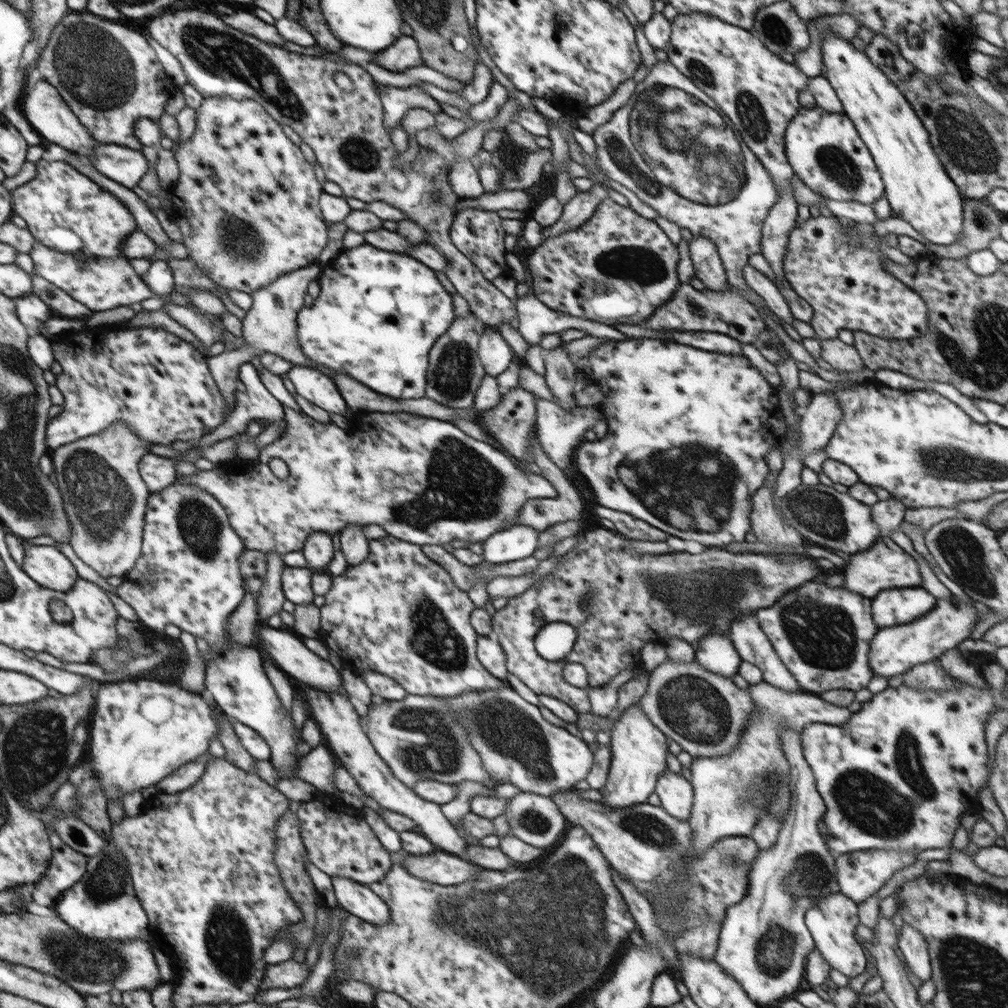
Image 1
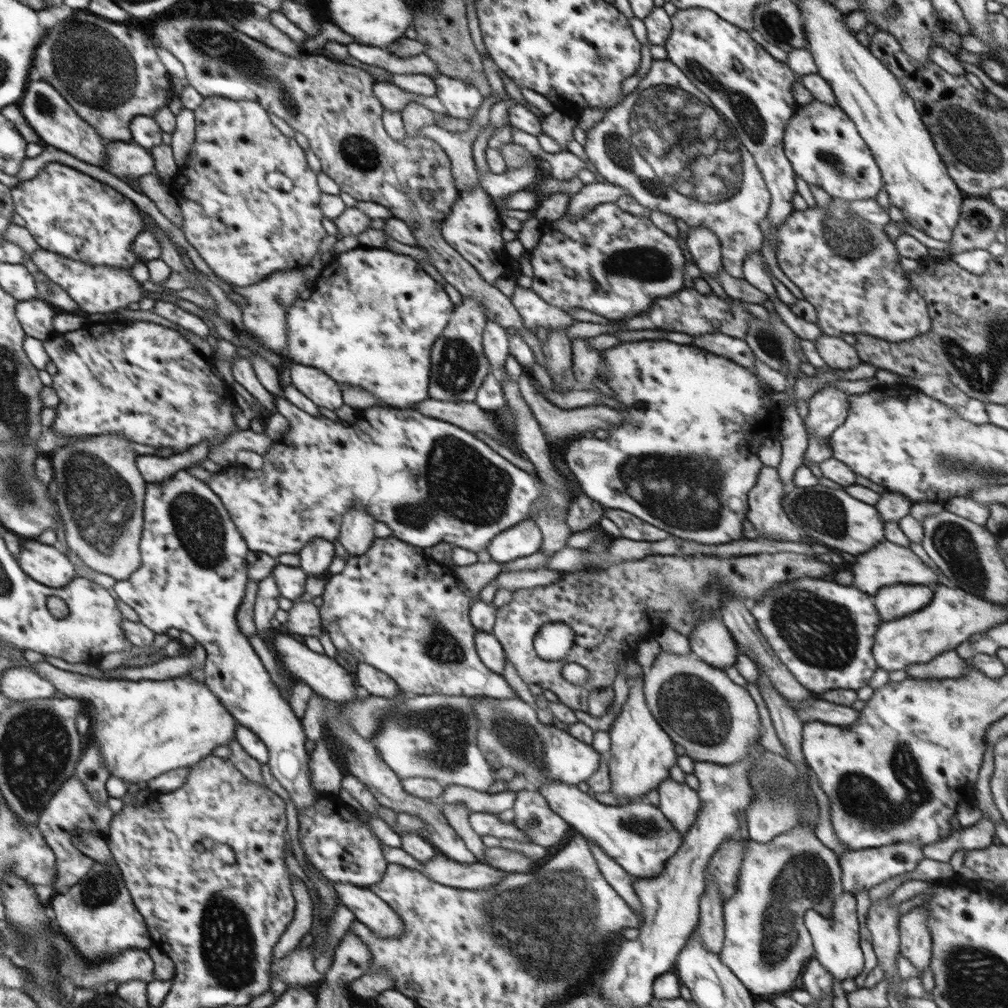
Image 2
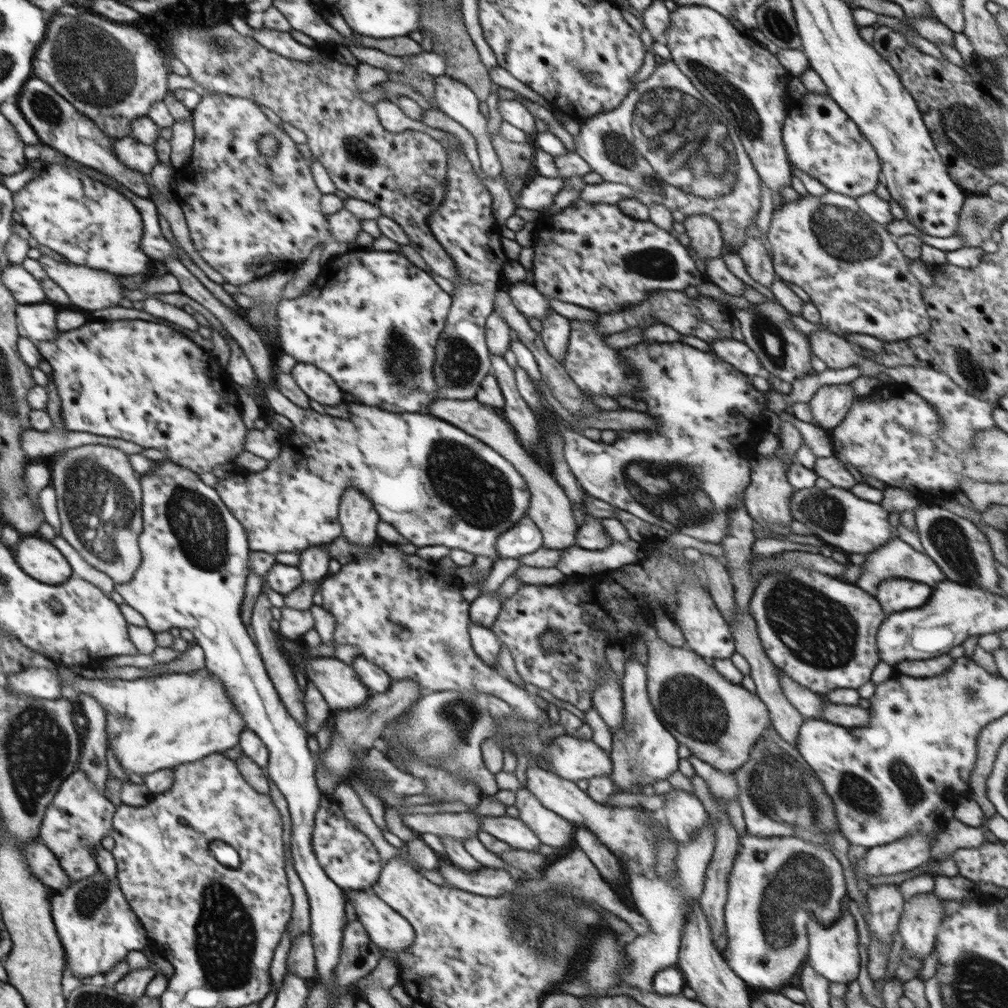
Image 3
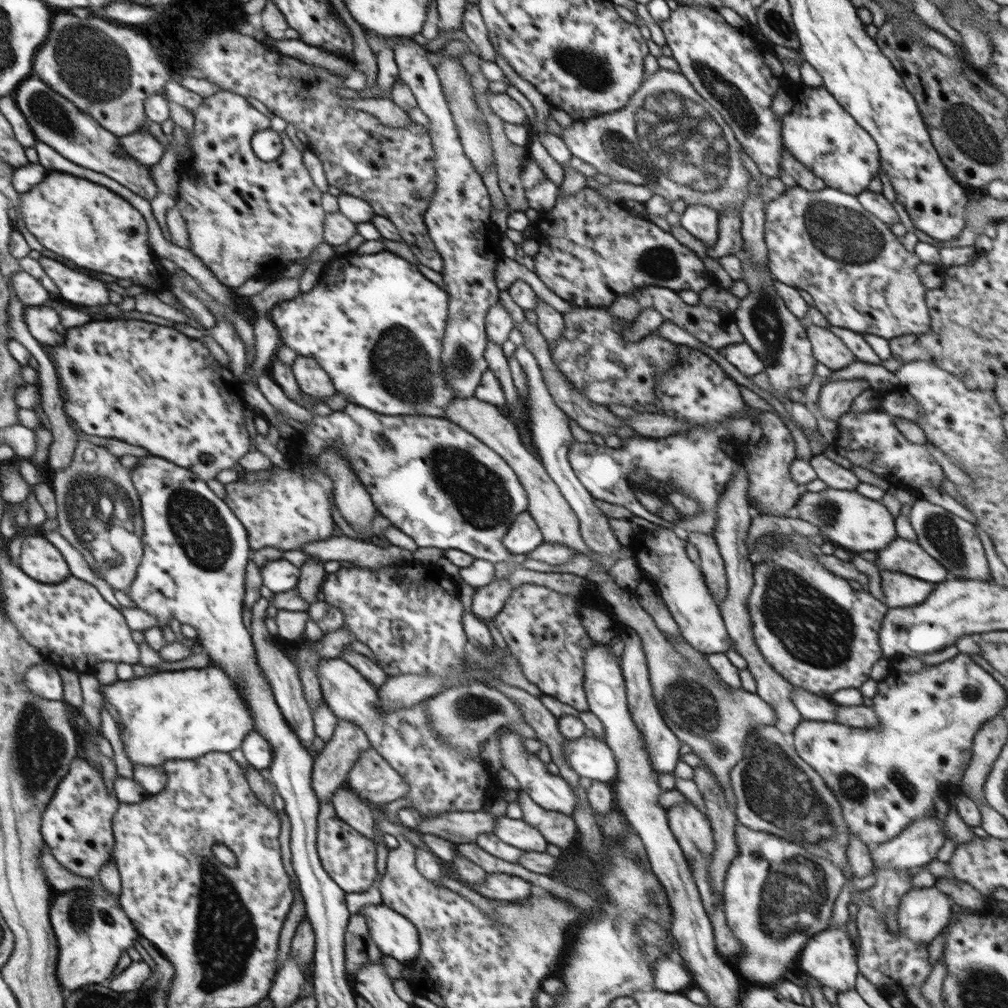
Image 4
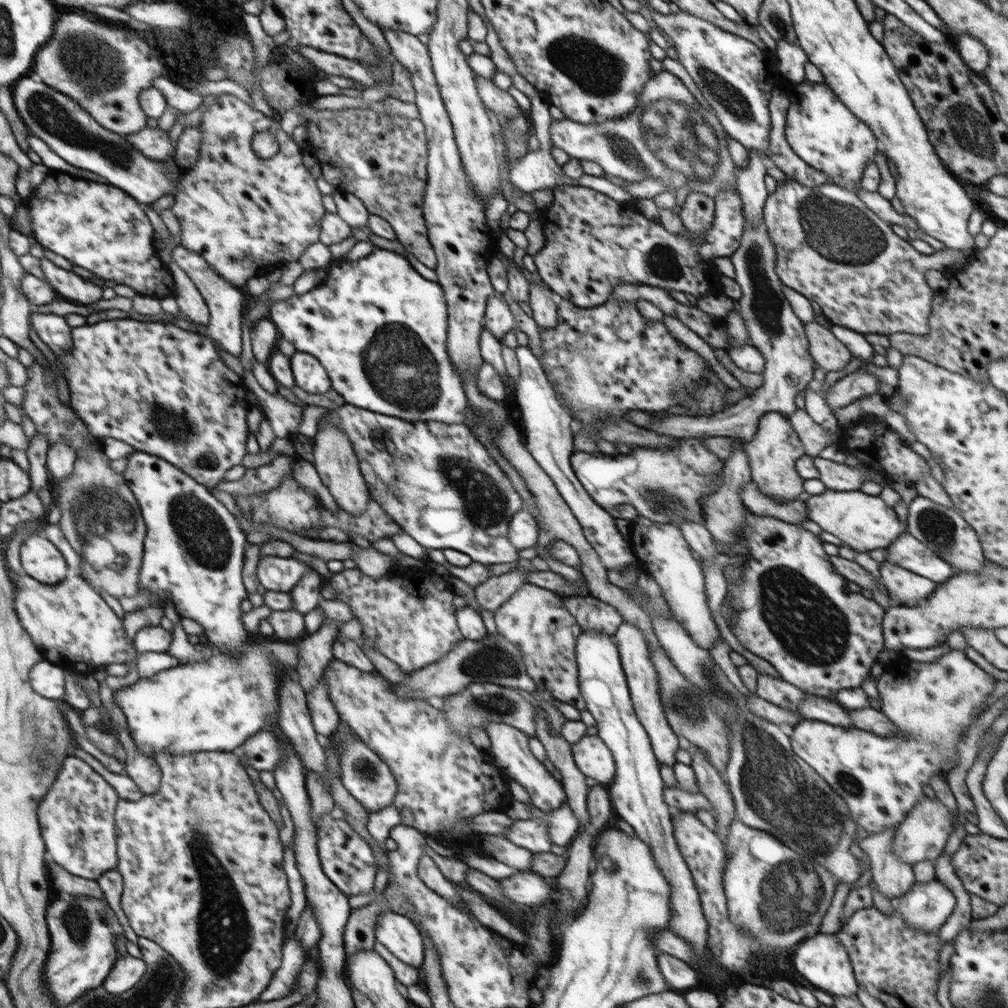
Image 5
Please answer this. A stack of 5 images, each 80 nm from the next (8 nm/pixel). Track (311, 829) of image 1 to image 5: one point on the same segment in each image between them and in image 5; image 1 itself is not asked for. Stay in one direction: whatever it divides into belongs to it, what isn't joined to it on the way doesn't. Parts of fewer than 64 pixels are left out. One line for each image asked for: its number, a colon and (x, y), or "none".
2: (343, 849)
3: (348, 857)
4: (349, 857)
5: (347, 859)

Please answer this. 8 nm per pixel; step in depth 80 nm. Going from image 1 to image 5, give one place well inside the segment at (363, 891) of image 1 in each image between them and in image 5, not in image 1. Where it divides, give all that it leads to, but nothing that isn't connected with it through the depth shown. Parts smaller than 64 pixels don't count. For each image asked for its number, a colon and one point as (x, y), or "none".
2: (371, 912)
3: (387, 928)
4: (394, 934)
5: (399, 934)

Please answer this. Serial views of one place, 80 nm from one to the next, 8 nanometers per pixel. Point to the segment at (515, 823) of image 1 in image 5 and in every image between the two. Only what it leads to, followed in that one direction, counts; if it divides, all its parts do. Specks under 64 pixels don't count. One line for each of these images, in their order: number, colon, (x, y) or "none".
2: (540, 824)
3: (552, 830)
4: (559, 829)
5: (563, 826)

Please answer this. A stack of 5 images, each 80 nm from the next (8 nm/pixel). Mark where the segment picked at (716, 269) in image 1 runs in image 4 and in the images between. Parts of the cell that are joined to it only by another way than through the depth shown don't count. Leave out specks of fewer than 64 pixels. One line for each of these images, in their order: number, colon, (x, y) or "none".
2: (704, 246)
3: (706, 240)
4: (702, 222)

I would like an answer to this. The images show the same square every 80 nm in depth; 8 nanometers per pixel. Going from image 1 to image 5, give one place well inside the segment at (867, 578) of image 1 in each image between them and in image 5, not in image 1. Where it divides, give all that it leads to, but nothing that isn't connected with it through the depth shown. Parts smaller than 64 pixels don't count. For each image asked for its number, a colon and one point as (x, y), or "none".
2: (886, 564)
3: (896, 559)
4: (907, 557)
5: (907, 552)

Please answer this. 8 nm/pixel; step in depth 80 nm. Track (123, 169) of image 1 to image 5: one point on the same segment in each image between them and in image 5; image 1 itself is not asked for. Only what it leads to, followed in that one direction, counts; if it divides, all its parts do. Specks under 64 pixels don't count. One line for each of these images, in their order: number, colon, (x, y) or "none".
2: (127, 161)
3: (141, 157)
4: (144, 147)
5: (154, 143)

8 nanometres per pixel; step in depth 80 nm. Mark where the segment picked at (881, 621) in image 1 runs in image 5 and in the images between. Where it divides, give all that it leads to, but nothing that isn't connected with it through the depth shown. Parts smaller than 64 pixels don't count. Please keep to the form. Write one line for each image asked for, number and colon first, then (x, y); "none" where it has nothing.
2: (892, 602)
3: (894, 596)
4: (900, 590)
5: (905, 588)

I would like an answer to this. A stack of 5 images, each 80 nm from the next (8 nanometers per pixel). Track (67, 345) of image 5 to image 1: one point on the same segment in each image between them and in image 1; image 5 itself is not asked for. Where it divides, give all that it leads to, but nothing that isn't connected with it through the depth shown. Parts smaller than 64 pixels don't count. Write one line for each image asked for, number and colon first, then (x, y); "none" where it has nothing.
1: (30, 309)
2: (36, 316)
3: (38, 321)
4: (43, 323)

